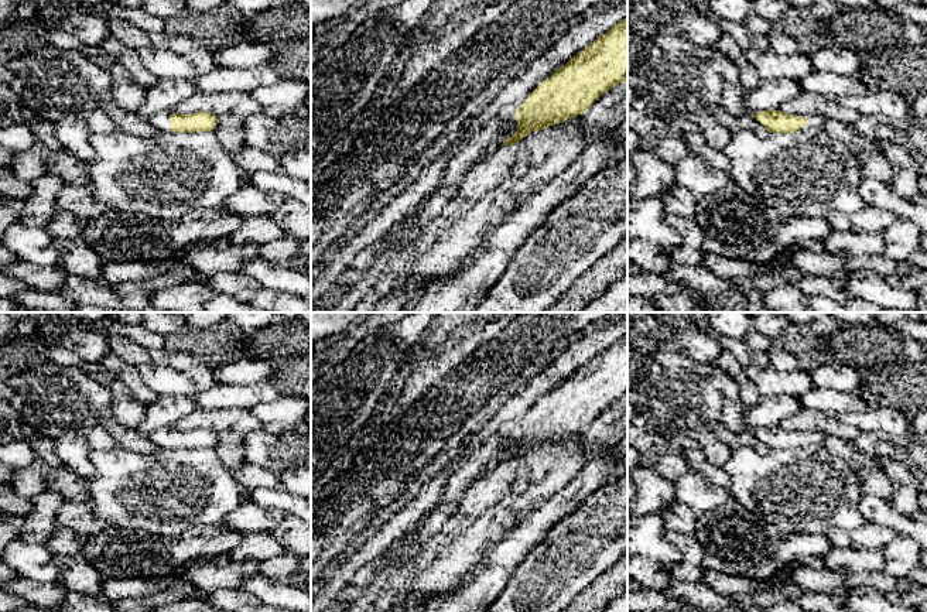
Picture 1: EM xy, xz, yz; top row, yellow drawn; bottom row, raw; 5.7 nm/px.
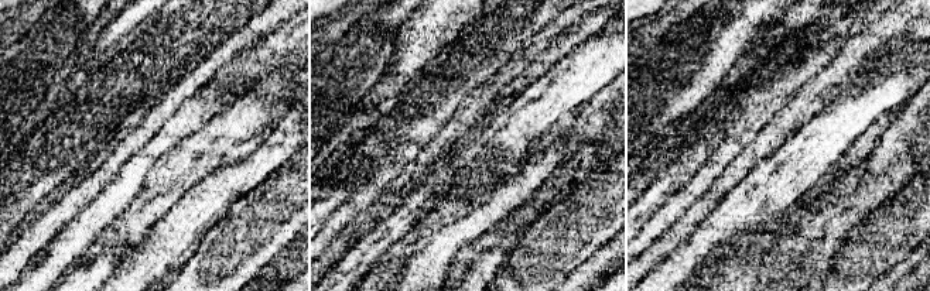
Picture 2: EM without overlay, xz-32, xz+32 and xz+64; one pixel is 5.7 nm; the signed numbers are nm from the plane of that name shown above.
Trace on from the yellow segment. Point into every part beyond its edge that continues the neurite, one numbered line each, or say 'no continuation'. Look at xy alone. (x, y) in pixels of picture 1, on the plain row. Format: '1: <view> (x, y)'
1: xy (160, 438)

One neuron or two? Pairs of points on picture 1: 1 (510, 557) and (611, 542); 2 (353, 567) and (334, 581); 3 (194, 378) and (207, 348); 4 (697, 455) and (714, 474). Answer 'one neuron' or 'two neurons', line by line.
1: two neurons
2: one neuron
3: two neurons
4: one neuron

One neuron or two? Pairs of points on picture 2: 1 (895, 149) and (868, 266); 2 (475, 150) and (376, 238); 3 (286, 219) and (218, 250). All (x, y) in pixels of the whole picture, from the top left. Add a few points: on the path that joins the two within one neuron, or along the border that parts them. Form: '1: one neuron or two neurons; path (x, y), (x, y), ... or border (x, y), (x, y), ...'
1: two neurons; border (908, 182), (855, 223)
2: one neuron; path (450, 173), (402, 221)
3: one neuron; path (269, 219), (235, 250)

